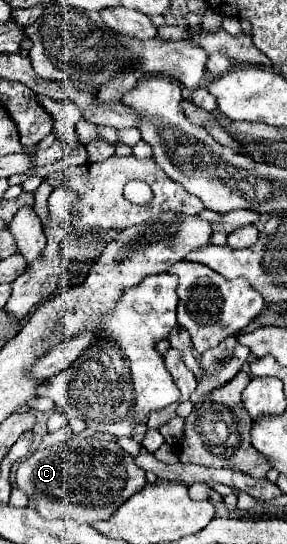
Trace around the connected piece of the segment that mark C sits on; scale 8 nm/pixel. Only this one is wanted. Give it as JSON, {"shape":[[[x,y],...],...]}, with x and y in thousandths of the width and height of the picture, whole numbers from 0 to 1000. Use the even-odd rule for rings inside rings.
{"shape":[[[275,807],[254,814],[206,814],[129,825],[87,840],[59,858],[59,895],[101,914],[101,932],[157,954],[213,950],[213,917],[275,932],[275,958],[303,958],[296,936],[401,939],[449,914],[512,892],[505,866],[477,858],[463,840],[436,833],[401,811],[373,807]]]}

